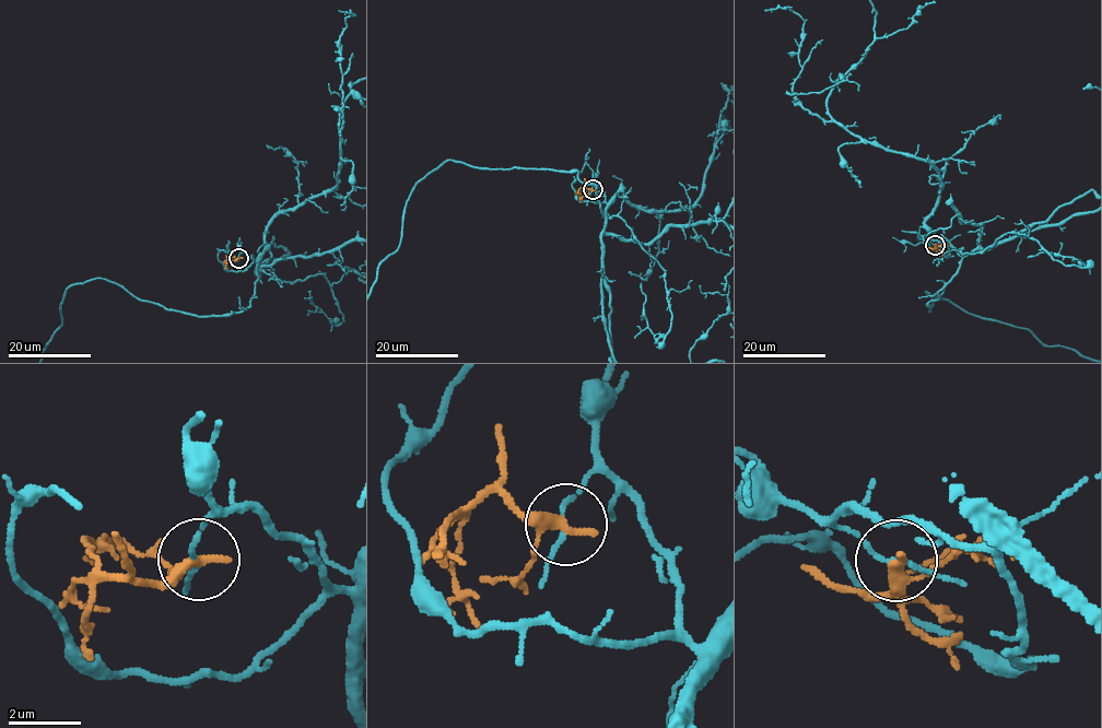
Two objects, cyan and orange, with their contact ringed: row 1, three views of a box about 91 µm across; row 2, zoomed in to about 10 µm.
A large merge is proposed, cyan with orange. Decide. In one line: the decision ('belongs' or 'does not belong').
does not belong

